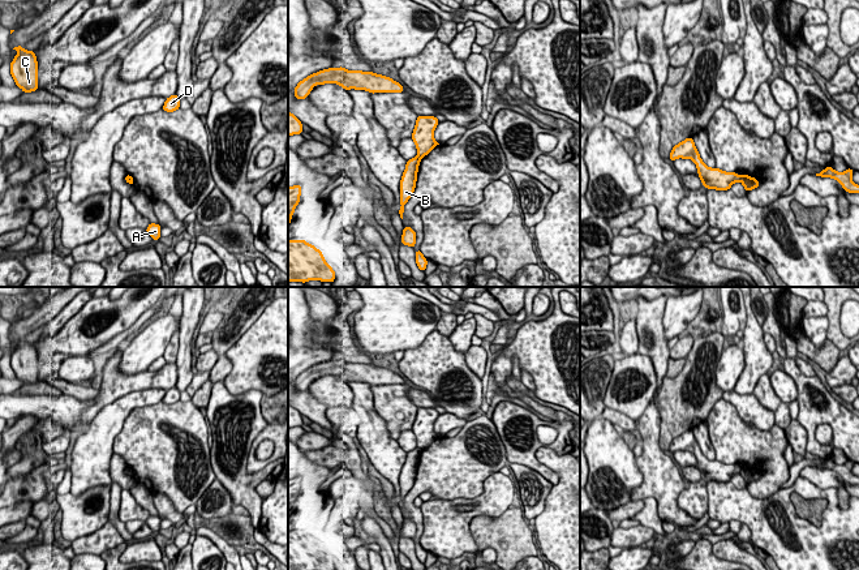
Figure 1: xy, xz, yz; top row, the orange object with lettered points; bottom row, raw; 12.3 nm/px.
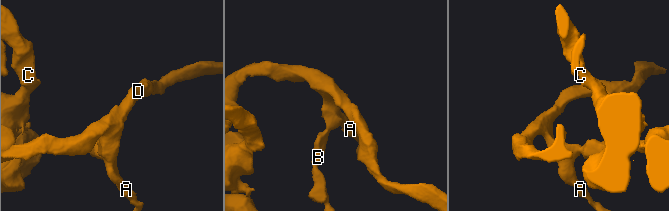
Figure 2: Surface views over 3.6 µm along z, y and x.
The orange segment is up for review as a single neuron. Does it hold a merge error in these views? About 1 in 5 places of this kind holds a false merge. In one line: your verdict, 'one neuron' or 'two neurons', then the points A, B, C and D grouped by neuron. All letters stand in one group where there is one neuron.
two neurons; A C D / B

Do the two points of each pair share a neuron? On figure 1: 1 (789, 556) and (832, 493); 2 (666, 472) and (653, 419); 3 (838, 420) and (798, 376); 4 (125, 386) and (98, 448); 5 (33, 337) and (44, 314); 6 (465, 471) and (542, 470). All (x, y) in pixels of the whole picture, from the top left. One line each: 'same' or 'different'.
1: same
2: same
3: same
4: different
5: different
6: different

